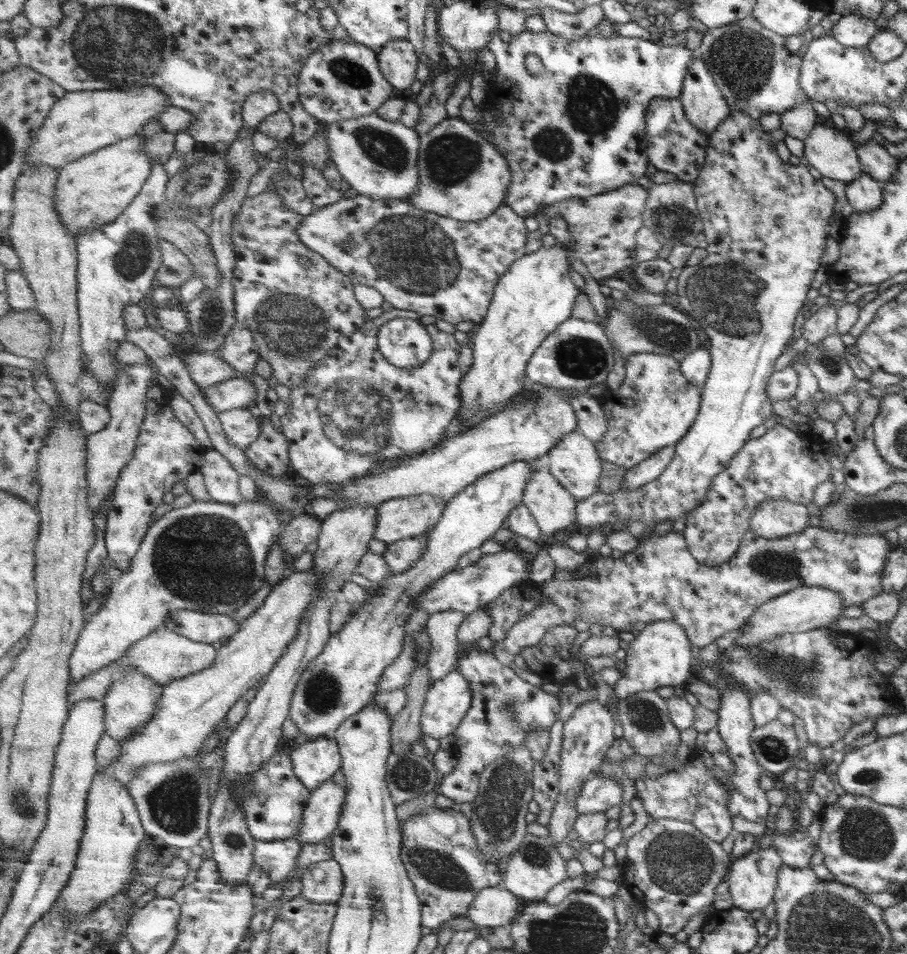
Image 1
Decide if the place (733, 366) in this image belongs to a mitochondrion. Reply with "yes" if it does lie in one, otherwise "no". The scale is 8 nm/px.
no

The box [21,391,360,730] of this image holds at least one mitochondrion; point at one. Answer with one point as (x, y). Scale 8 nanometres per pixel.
(203, 560)

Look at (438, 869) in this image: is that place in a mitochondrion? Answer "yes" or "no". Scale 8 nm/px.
yes

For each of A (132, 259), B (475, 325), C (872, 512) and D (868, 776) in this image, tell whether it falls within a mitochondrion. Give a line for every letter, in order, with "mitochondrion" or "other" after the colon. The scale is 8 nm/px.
A: mitochondrion
B: other
C: mitochondrion
D: mitochondrion

